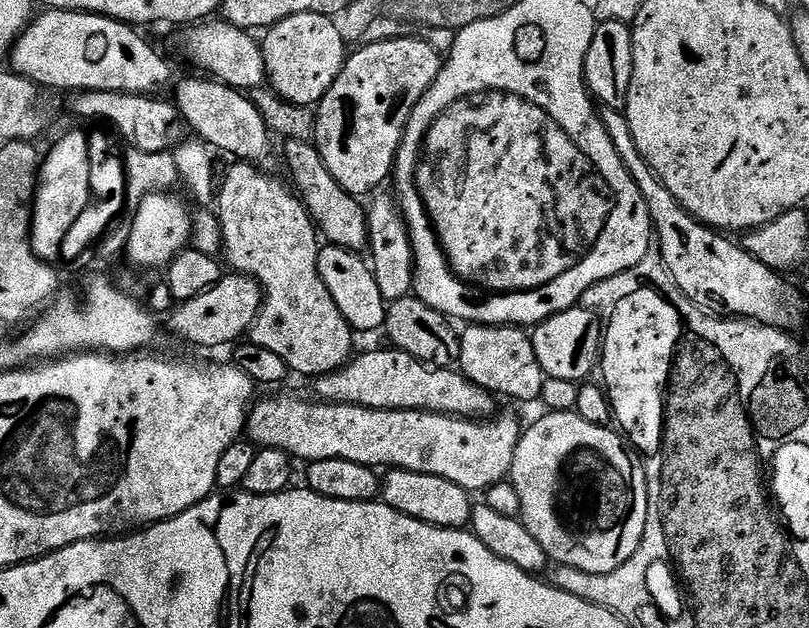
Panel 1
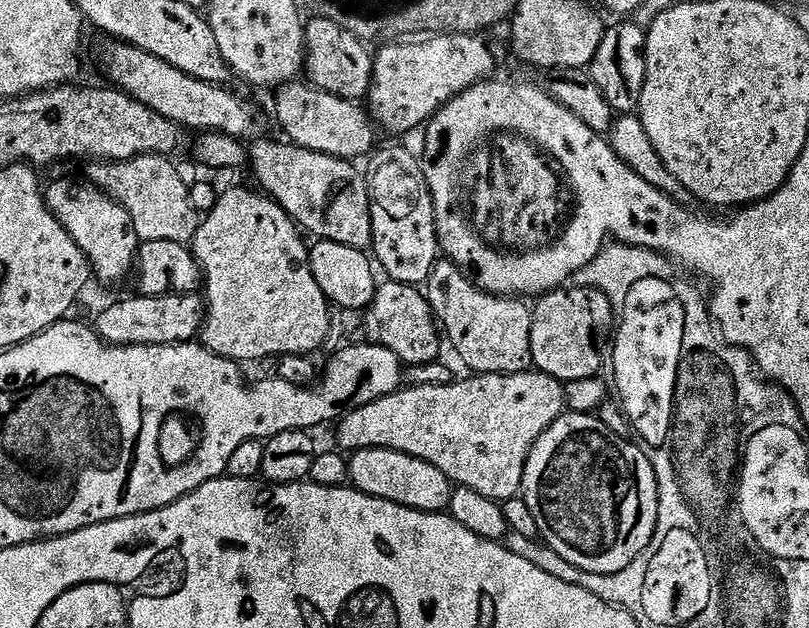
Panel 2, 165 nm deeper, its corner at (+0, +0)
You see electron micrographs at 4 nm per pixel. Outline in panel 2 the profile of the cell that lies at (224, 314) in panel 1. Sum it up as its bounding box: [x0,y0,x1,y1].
[94,294,206,348]

